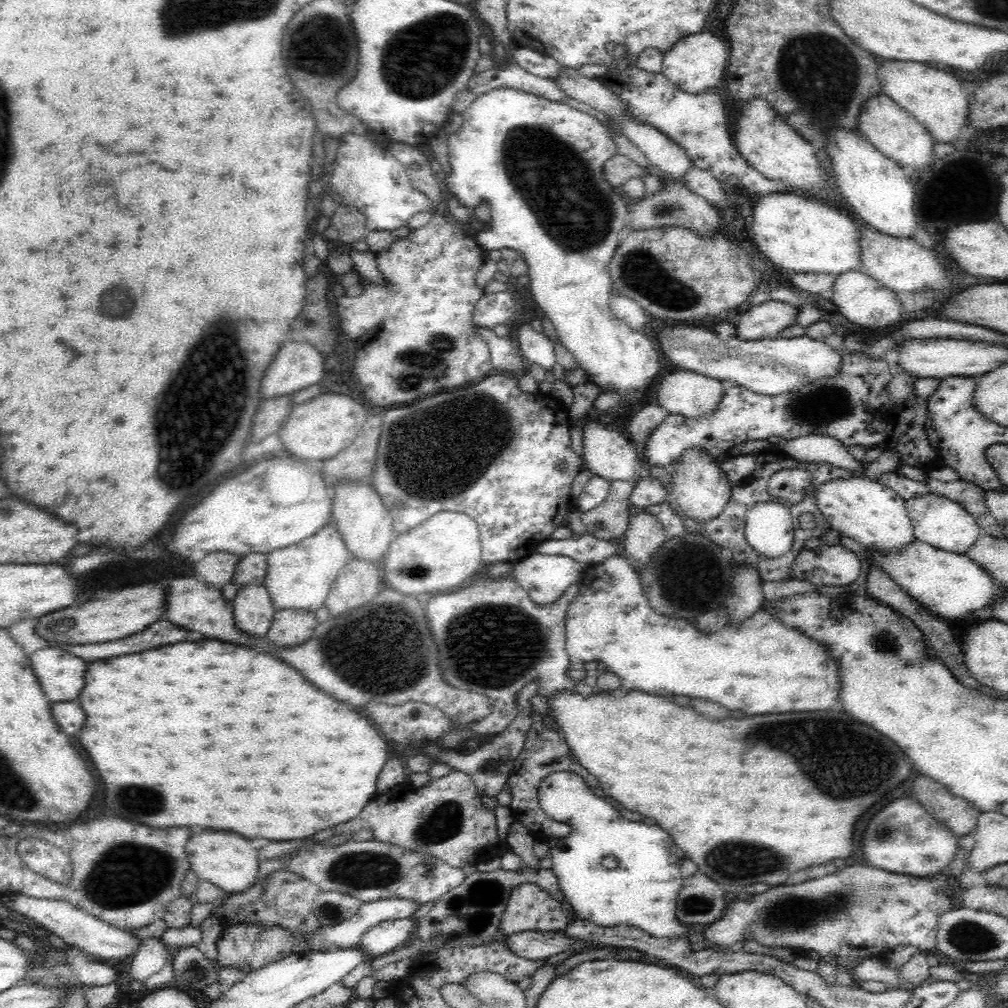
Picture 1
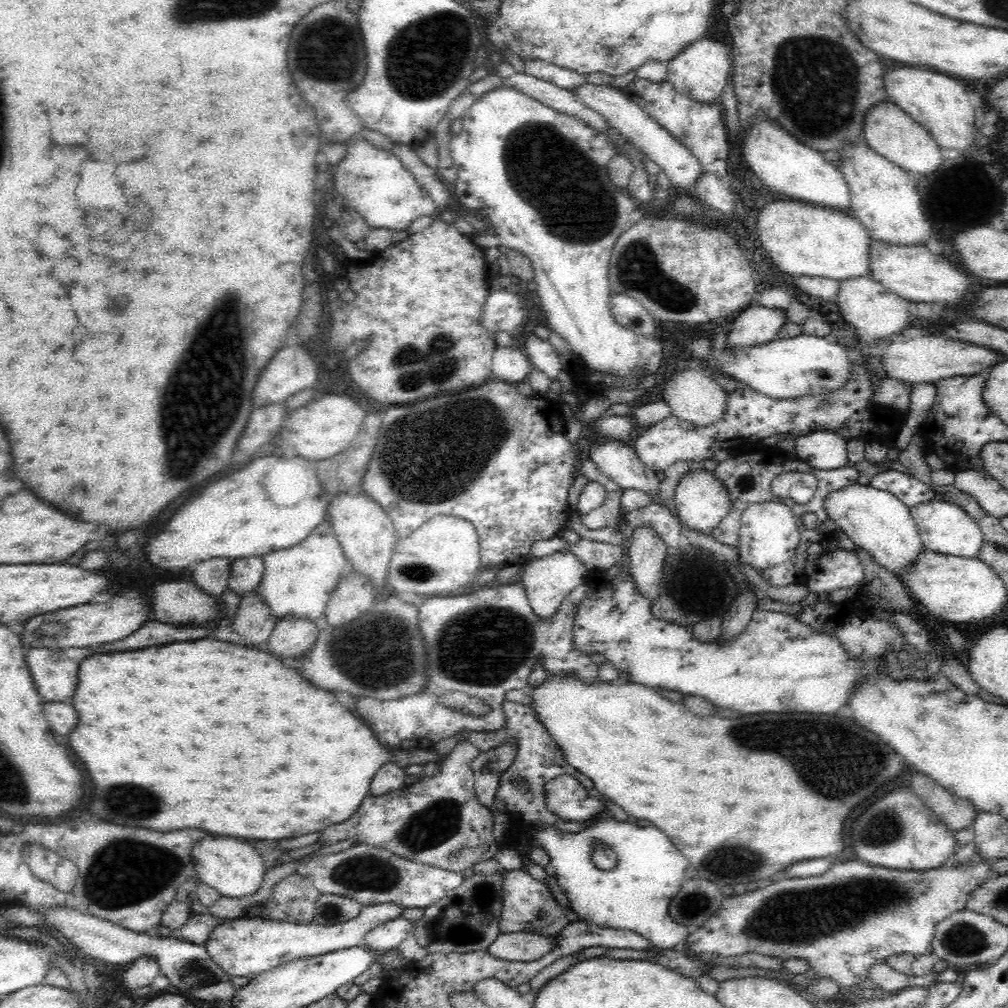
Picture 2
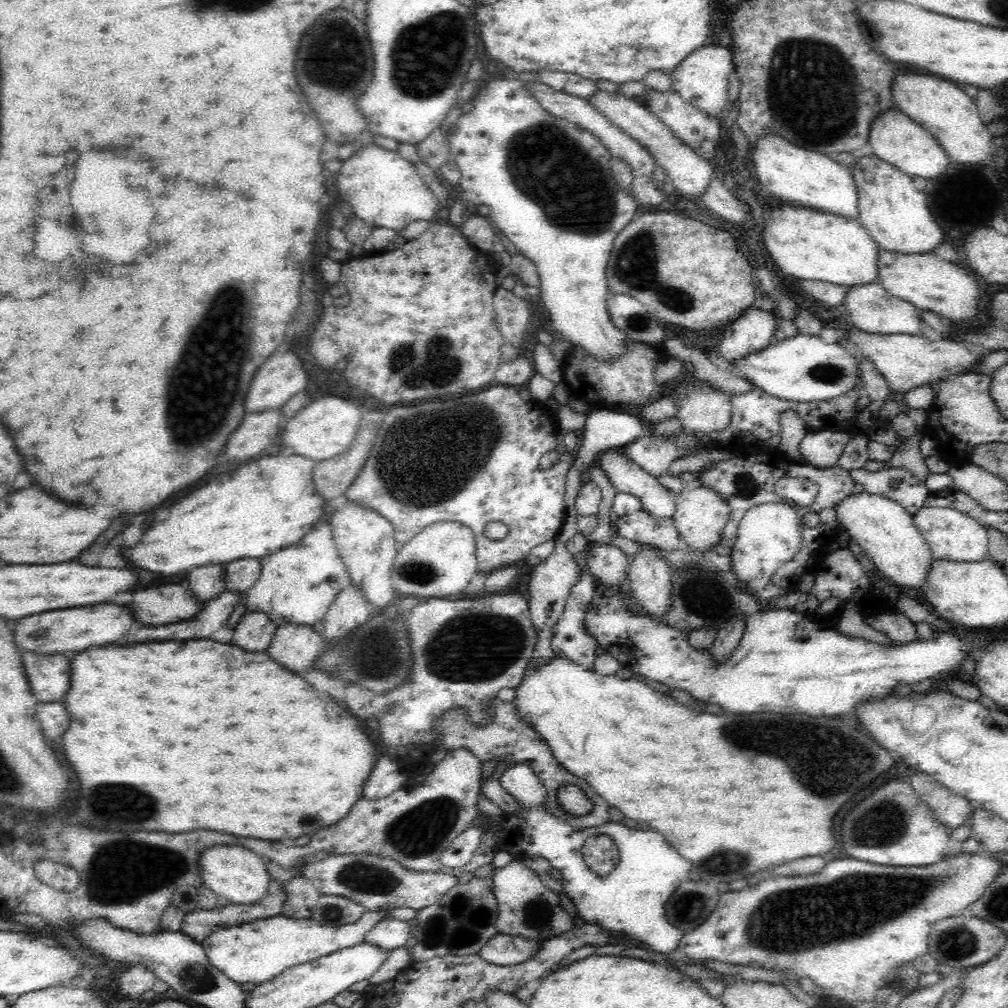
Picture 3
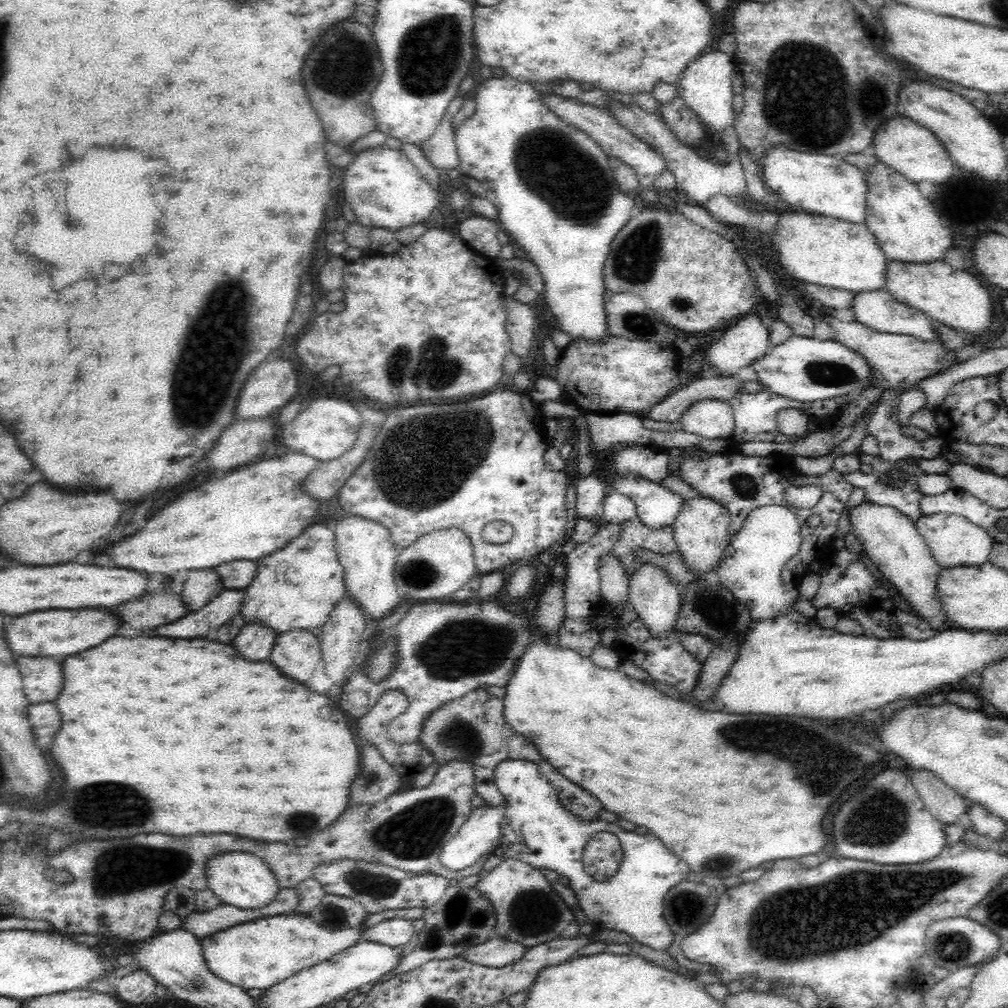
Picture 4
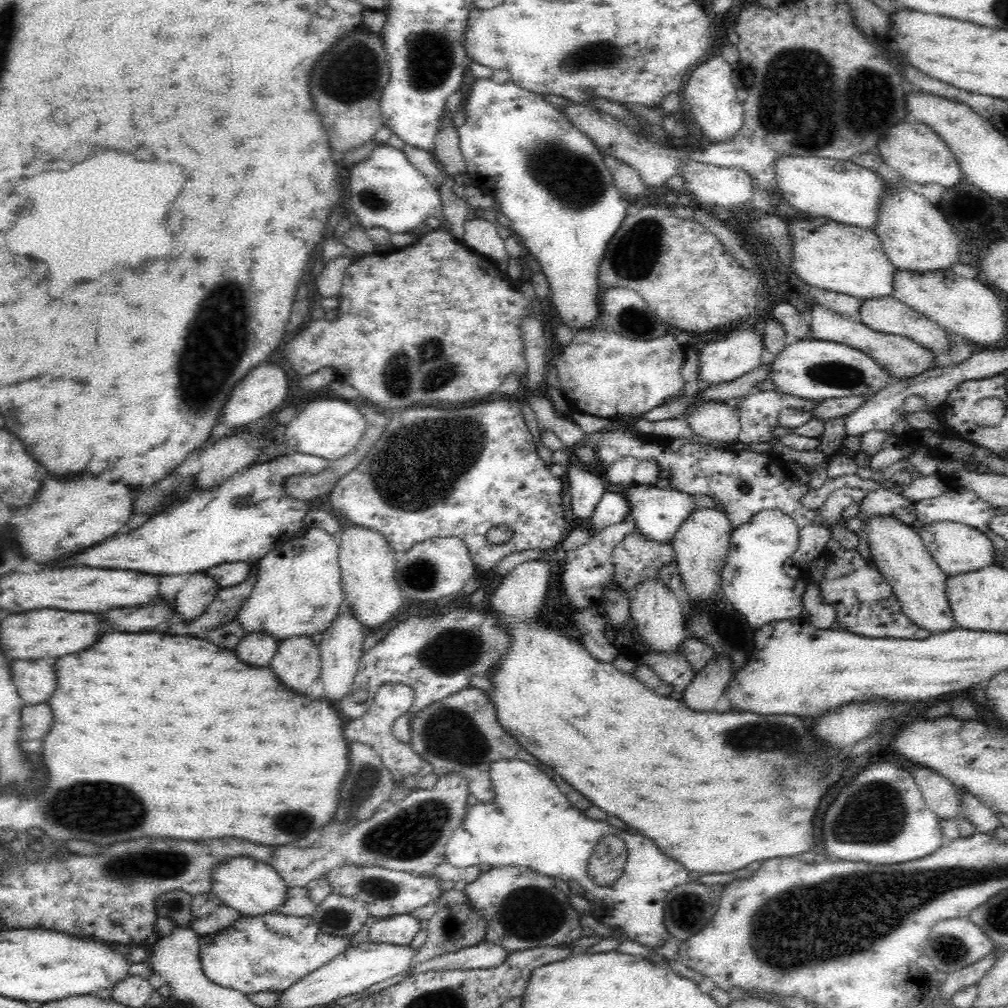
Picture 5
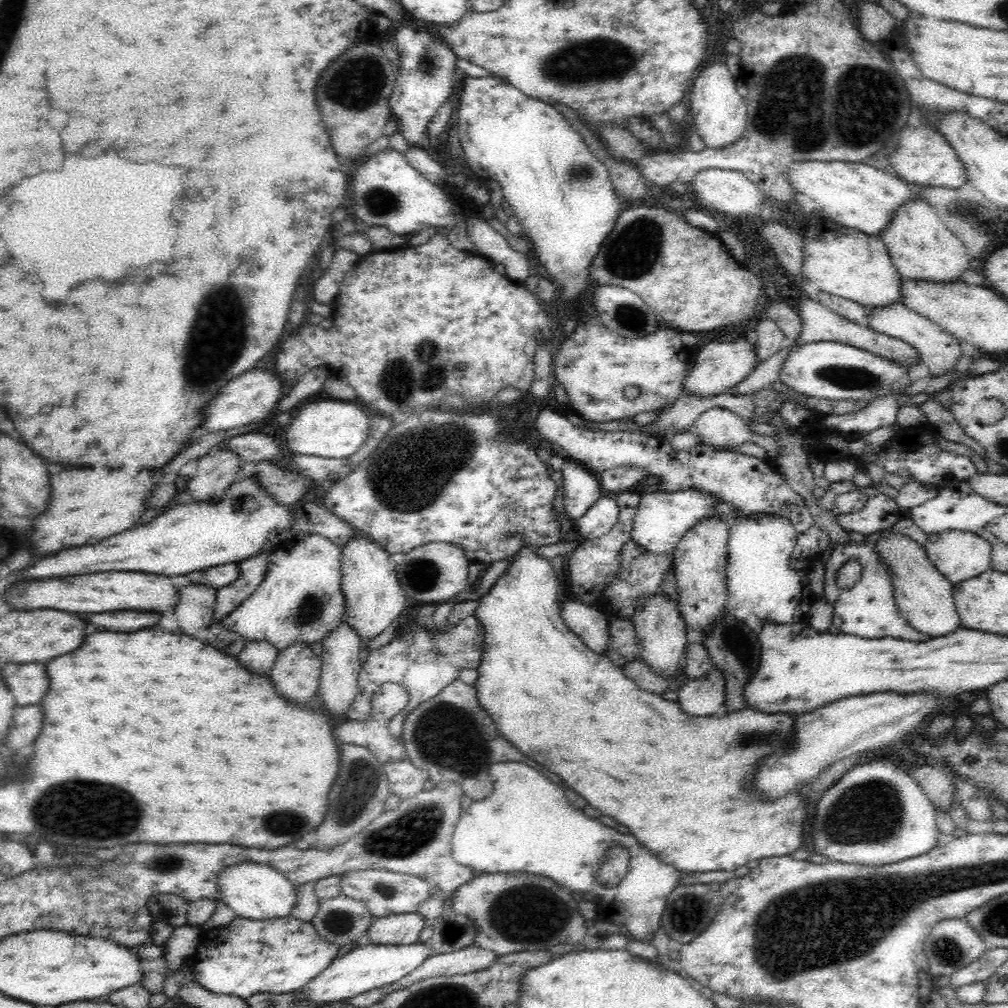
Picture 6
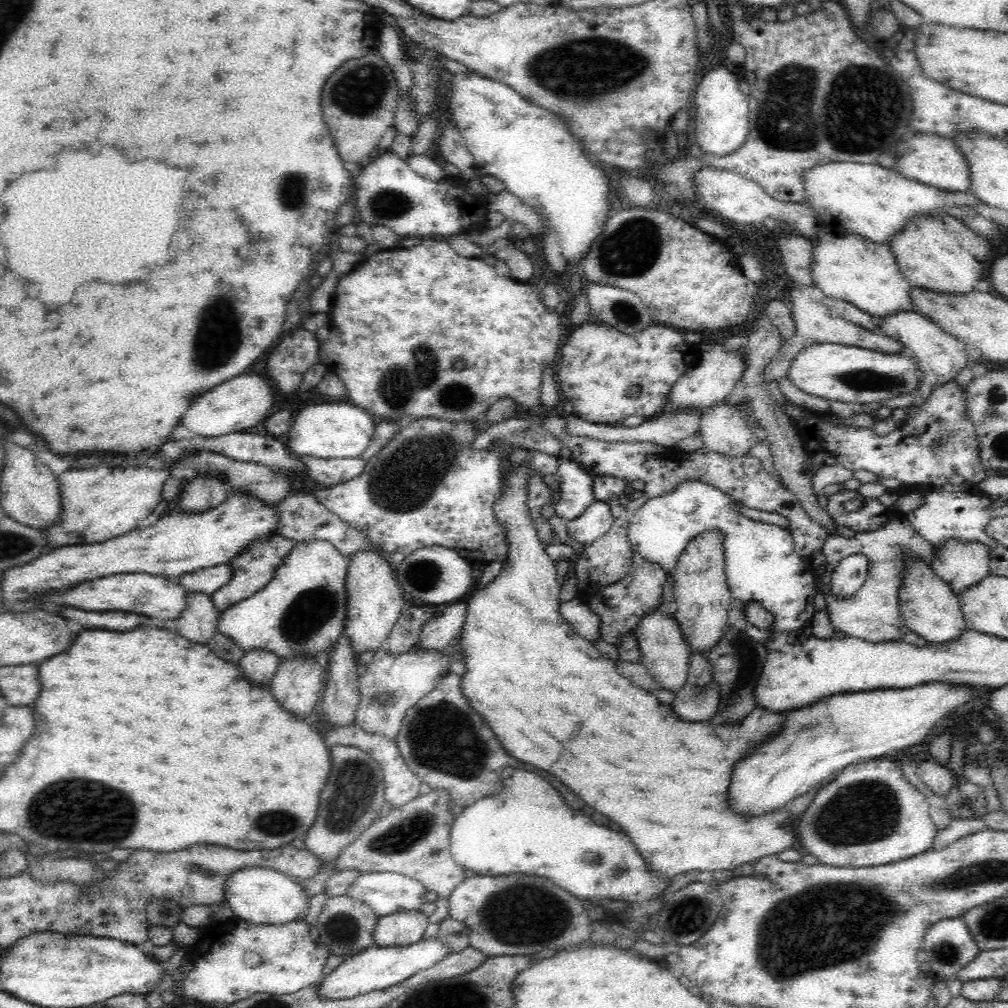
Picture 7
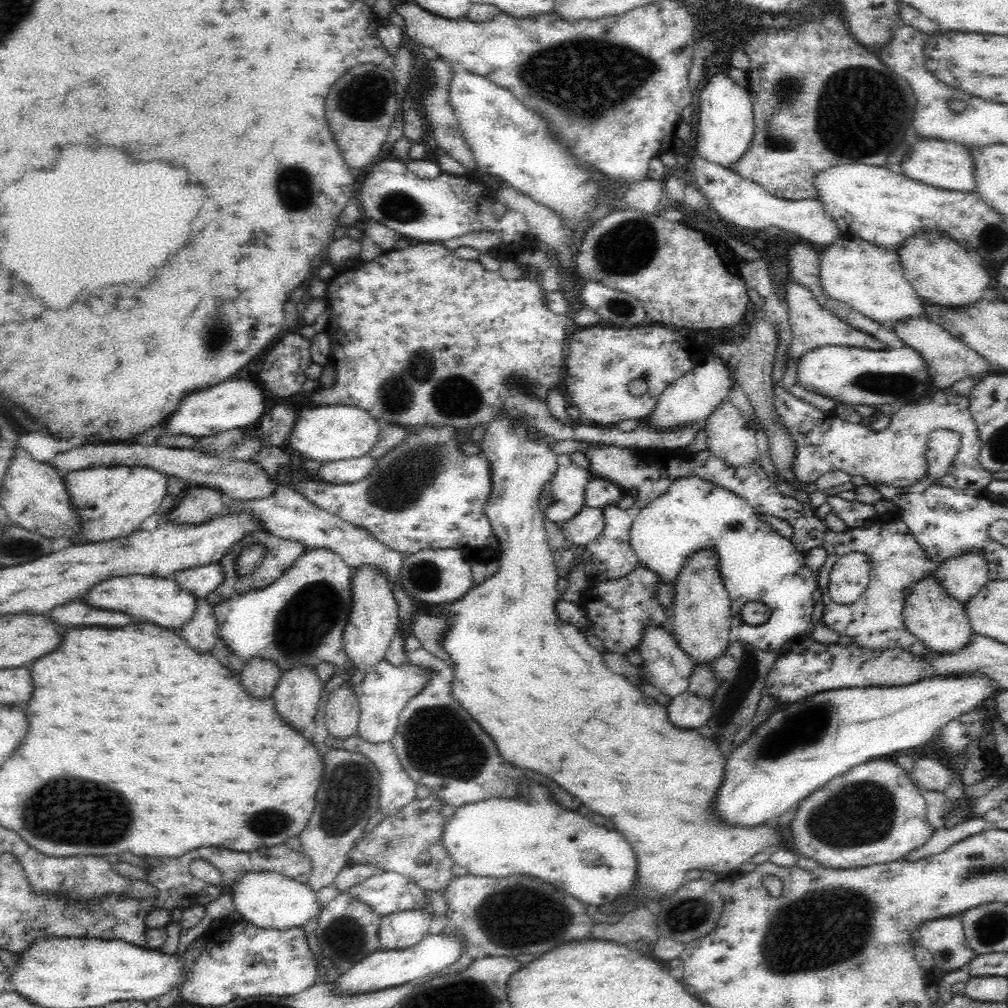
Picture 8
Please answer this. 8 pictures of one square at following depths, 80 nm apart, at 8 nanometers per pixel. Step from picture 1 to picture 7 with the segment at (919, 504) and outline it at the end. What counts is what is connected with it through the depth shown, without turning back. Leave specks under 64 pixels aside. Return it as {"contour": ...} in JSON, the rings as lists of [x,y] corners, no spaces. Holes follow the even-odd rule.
{"contour":[[[952,539],[934,554],[931,567],[960,596],[990,574],[990,564],[990,553],[984,543]]]}

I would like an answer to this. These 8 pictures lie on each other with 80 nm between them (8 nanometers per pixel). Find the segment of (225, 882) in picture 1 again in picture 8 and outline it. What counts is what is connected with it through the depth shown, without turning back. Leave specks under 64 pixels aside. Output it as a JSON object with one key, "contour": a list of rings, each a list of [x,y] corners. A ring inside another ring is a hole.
{"contour":[[[274,872],[246,873],[232,887],[231,898],[235,909],[244,920],[261,929],[286,930],[304,927],[320,914],[322,906],[316,891],[307,884]]]}

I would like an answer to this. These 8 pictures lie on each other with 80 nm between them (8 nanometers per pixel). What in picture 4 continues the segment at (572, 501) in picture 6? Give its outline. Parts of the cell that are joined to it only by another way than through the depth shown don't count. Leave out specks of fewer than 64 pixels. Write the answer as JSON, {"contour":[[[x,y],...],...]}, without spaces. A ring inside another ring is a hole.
{"contour":[[[592,472],[583,476],[579,473],[573,474],[576,477],[574,487],[576,487],[576,514],[579,518],[590,519],[600,515],[602,512],[602,502],[606,496],[607,484]]]}

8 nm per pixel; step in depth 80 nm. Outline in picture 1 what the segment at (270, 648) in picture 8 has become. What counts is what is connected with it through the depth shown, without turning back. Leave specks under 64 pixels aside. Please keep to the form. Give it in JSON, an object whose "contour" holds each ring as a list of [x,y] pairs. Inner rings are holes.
{"contour":[[[332,524],[324,525],[318,528],[316,532],[297,542],[295,545],[290,545],[281,549],[273,550],[266,553],[266,576],[263,580],[264,587],[270,595],[270,599],[275,612],[280,610],[302,610],[303,612],[315,613],[325,606],[325,601],[330,593],[332,583],[336,580],[340,569],[351,560],[351,554],[340,533]]]}

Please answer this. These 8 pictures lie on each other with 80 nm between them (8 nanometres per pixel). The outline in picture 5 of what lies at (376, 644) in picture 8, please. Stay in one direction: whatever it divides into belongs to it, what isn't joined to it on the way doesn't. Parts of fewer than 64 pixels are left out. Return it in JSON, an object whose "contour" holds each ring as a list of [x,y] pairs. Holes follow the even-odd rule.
{"contour":[[[354,524],[343,528],[338,541],[345,609],[355,614],[366,634],[375,632],[388,622],[392,622],[406,606],[405,597],[395,579],[395,552],[388,548],[384,535]]]}

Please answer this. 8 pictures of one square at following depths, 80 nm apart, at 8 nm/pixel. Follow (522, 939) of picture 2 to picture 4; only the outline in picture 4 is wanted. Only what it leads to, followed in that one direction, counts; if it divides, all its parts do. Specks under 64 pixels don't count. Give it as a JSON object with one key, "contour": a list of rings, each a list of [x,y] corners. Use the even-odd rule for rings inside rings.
{"contour":[[[492,936],[476,946],[469,946],[464,952],[460,952],[459,956],[454,957],[462,957],[464,961],[477,965],[500,968],[508,963],[515,963],[524,954],[524,950],[527,948],[520,943]]]}

